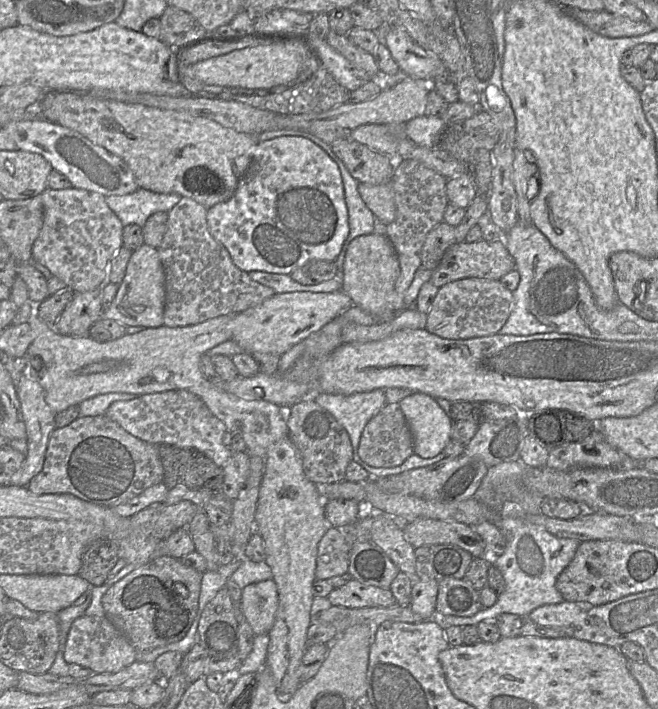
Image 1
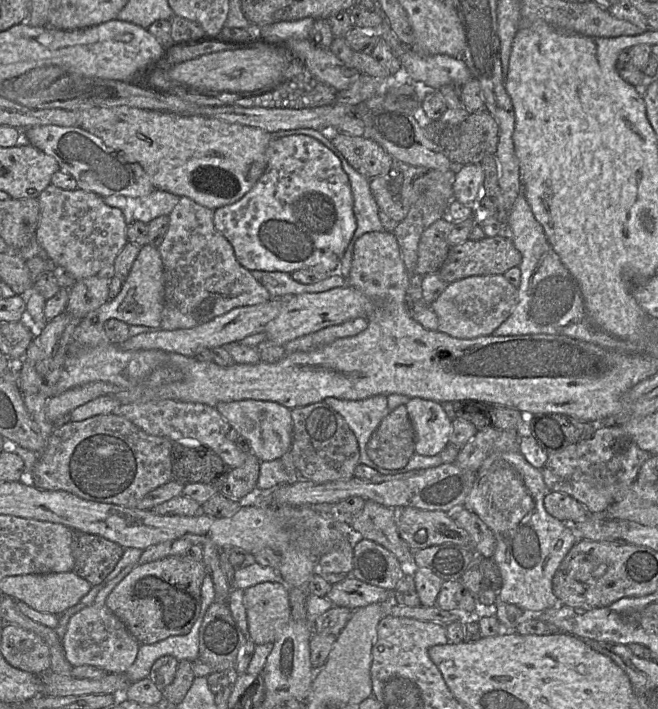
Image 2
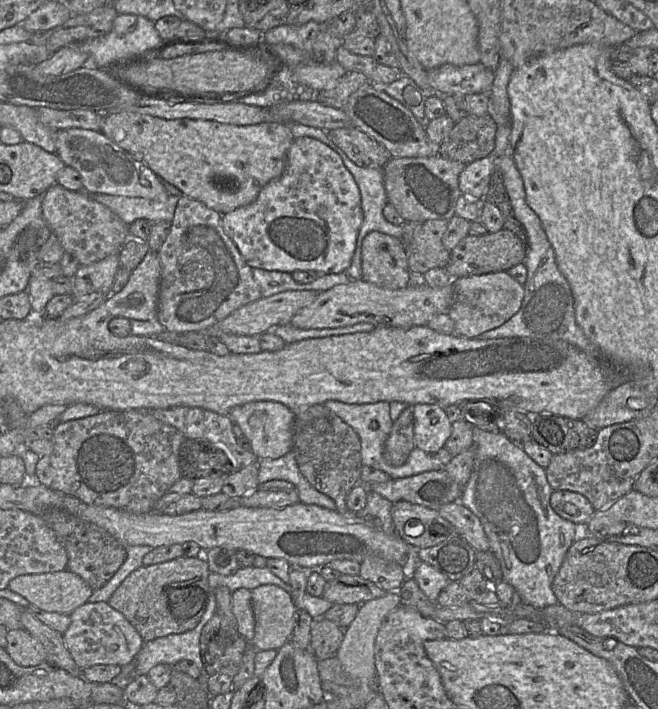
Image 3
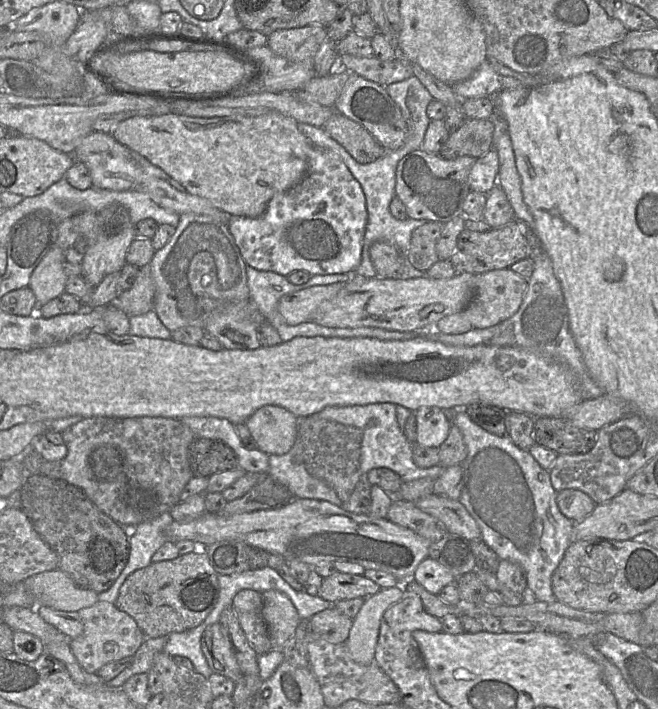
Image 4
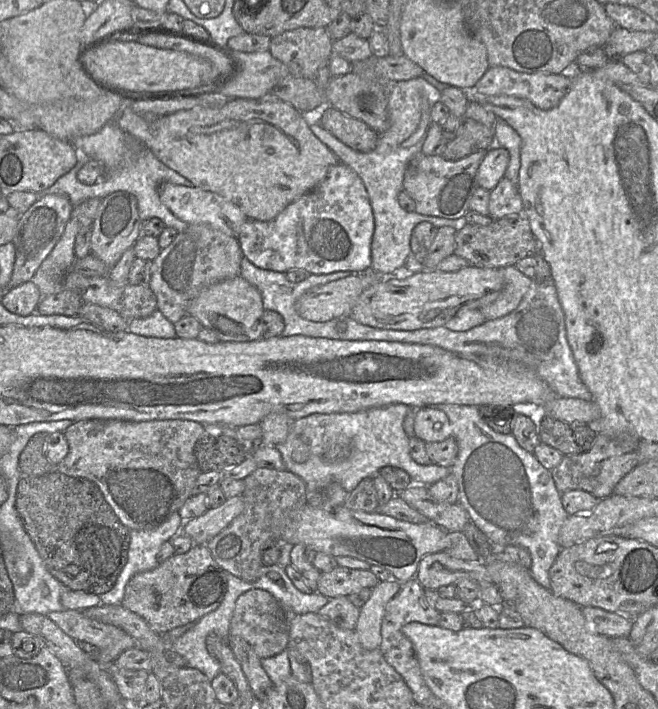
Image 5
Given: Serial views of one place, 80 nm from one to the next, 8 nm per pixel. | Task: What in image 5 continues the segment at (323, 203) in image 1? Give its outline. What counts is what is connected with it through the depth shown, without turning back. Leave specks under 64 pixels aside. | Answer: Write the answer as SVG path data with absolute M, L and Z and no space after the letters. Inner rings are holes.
M338 162L329 168L325 178L315 189L290 203L274 219L247 219L240 227L238 241L243 256L261 269L281 273L303 269L314 275L339 271L363 273L371 267L373 232L374 217L364 184L349 166Z

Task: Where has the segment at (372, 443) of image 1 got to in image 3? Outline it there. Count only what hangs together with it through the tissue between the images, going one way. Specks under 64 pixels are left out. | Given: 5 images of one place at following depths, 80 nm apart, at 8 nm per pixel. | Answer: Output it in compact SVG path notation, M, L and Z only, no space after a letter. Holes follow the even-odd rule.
M407 407L393 422L382 456L388 465L399 467L405 464L414 447L413 413L411 407Z

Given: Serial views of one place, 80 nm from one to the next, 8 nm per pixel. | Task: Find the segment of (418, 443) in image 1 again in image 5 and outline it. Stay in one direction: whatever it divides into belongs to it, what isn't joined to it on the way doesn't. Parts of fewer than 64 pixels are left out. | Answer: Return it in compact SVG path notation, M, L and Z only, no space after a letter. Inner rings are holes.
M423 407L415 413L414 436L425 443L441 442L452 436L447 415L435 407Z

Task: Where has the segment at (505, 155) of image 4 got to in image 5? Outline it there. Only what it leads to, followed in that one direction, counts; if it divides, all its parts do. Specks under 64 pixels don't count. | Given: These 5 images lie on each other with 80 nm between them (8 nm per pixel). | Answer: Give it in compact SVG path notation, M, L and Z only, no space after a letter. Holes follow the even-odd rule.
M497 118L493 127L494 146L505 148L509 152L509 162L504 177L514 185L519 182L521 138L506 122Z

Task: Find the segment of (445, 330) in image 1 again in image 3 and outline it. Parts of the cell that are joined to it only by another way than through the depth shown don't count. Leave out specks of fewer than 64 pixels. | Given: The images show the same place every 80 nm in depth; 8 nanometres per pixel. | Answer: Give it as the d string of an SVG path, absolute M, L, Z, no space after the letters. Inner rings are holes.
M506 271L453 278L454 300L448 315L454 322L454 334L464 338L477 338L482 333L501 326L519 310L524 287Z

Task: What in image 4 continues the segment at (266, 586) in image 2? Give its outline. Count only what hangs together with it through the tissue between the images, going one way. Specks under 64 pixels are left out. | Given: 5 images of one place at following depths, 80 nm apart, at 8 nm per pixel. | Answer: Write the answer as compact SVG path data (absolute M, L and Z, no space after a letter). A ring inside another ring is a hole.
M267 590L262 594L262 616L272 649L282 649L302 620L291 600L282 592Z

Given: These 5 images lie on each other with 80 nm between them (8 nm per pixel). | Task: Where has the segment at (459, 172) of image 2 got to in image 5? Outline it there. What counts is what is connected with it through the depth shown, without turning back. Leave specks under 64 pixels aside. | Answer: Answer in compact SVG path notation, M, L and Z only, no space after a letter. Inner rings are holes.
M492 146L488 149L477 170L478 186L491 191L504 177L508 162L509 152L505 148Z

